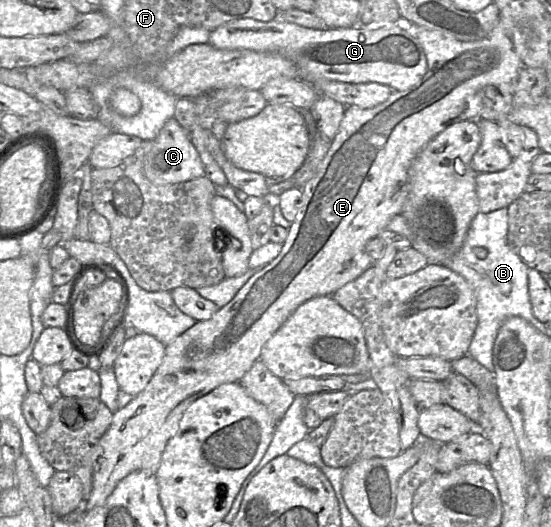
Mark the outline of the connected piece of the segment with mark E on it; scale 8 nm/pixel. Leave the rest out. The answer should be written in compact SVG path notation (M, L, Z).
M500 19L494 30L484 39L478 41L463 42L445 36L438 31L426 29L416 24L407 23L407 31L418 40L423 48L427 59L427 72L423 79L404 91L393 91L391 96L383 103L369 109L357 106L346 106L344 117L339 129L324 159L318 166L317 172L302 187L302 206L299 208L291 227L288 230L287 238L278 256L271 262L258 270L236 293L234 298L225 306L220 308L210 319L197 321L191 328L175 338L165 348L162 363L154 373L147 386L123 408L113 414L112 422L101 437L94 453L93 462L93 484L92 492L87 503L87 510L102 506L111 495L117 484L130 473L136 471L156 472L164 449L168 441L175 435L179 428L179 422L186 409L198 398L209 393L216 387L232 382L239 382L243 375L252 367L255 361L259 360L262 347L270 337L283 325L289 316L304 302L316 297L333 295L338 289L347 283L357 279L363 272L373 265L374 260L367 254L365 247L369 240L377 237L380 232L387 230L390 220L402 212L404 202L408 194L408 170L422 148L436 135L445 130L448 126L465 121L477 120L480 117L482 108L481 90L488 85L514 86L521 70L523 69L523 55L526 45L526 33L511 20Z

